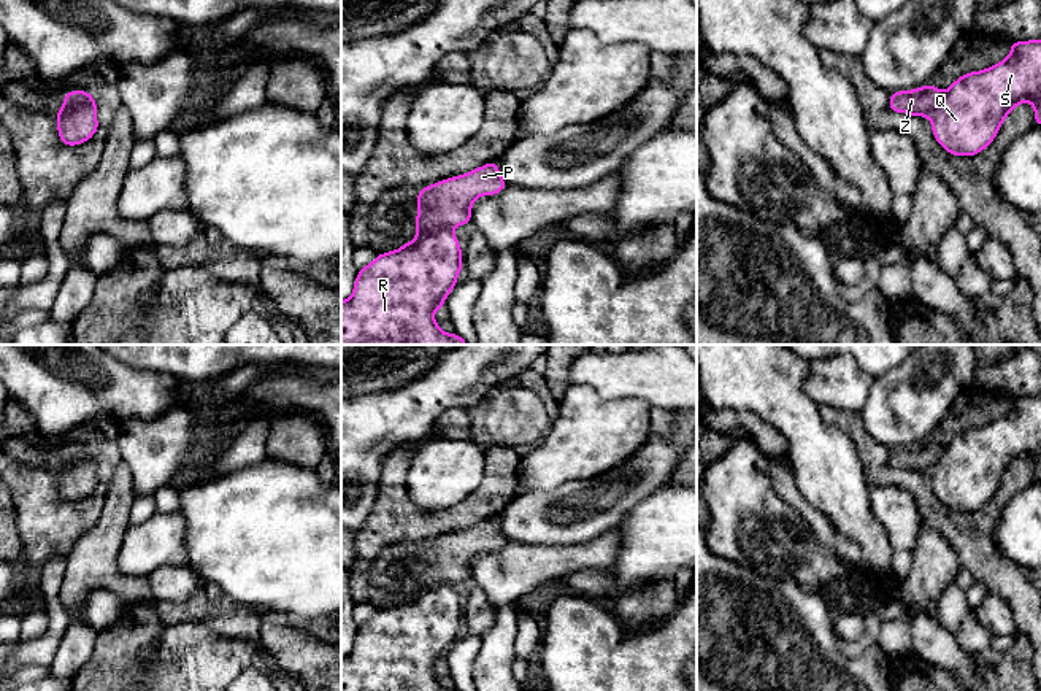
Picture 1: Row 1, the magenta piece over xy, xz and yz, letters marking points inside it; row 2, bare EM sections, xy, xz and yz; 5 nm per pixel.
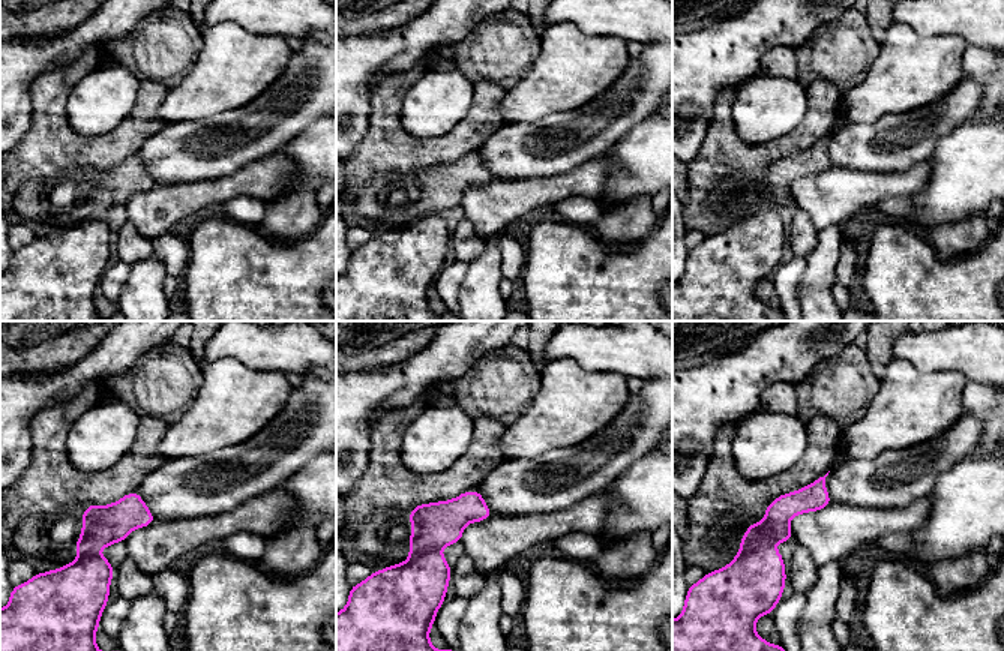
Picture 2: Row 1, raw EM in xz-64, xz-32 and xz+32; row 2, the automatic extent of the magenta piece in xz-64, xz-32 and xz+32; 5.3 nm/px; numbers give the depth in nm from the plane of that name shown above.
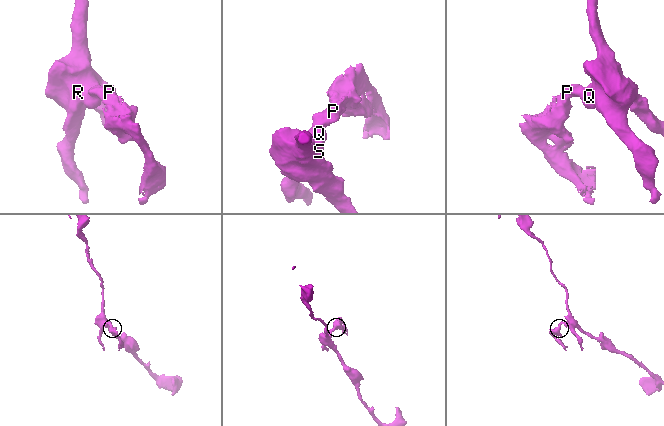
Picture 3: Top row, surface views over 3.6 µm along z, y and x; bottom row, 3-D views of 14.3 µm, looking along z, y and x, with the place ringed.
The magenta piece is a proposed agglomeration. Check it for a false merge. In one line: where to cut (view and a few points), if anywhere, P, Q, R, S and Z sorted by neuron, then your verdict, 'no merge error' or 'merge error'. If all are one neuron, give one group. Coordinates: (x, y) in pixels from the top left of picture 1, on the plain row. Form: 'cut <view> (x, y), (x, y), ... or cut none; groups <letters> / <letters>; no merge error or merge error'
cut xz (451, 583), (418, 586); groups P Z / Q R S; merge error

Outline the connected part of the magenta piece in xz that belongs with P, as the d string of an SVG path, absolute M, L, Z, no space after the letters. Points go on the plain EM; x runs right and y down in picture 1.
M497 516L465 531L430 540L417 548L416 585L428 588L440 583L465 581L471 577L471 559L481 551L495 551L506 540Z

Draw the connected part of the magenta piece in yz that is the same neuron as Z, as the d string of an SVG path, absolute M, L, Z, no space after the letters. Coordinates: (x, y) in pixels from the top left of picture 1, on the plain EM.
M927 440L912 446L890 450L889 464L893 469L928 473L941 456L941 446L935 440Z

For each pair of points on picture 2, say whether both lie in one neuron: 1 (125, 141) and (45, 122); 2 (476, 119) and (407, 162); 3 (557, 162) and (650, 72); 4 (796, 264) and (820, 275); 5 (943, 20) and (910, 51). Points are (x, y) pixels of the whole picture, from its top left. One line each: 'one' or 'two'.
1: one
2: one
3: one
4: two
5: two

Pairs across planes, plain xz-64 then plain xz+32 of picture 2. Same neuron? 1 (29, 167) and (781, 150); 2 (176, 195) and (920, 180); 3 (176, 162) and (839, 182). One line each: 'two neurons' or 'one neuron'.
1: one neuron
2: one neuron
3: two neurons

